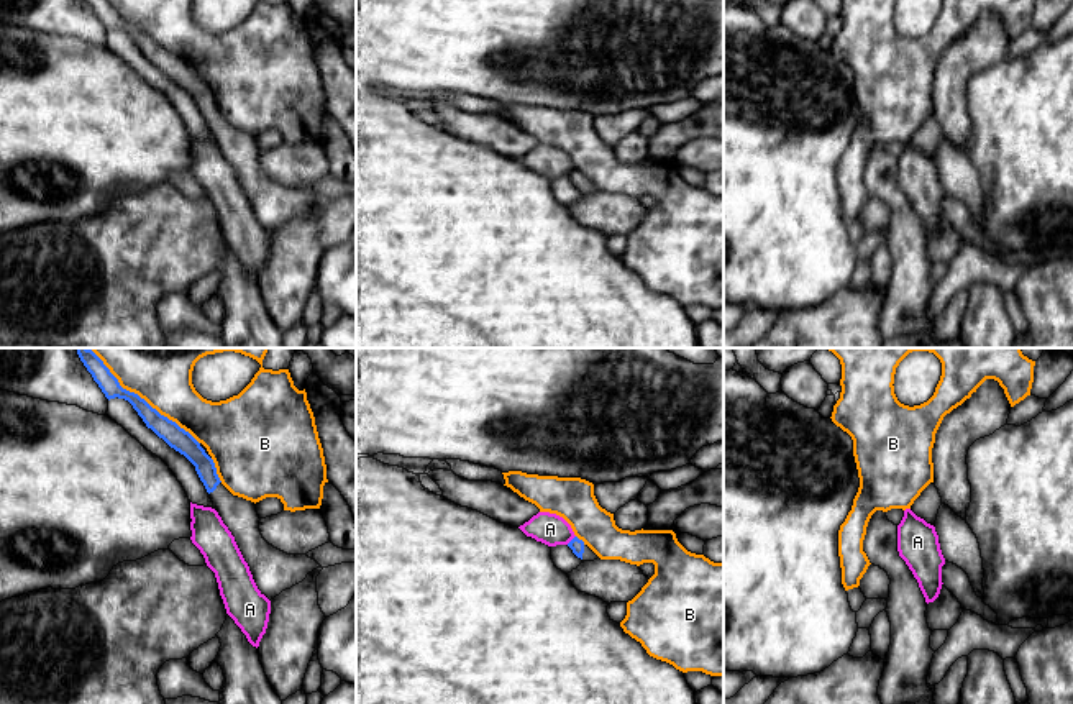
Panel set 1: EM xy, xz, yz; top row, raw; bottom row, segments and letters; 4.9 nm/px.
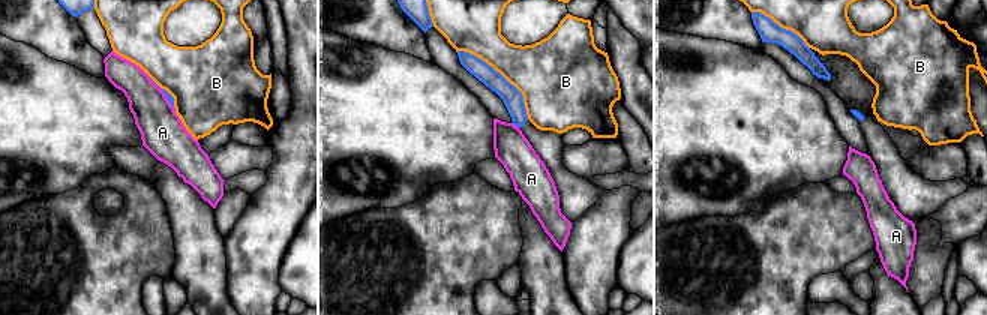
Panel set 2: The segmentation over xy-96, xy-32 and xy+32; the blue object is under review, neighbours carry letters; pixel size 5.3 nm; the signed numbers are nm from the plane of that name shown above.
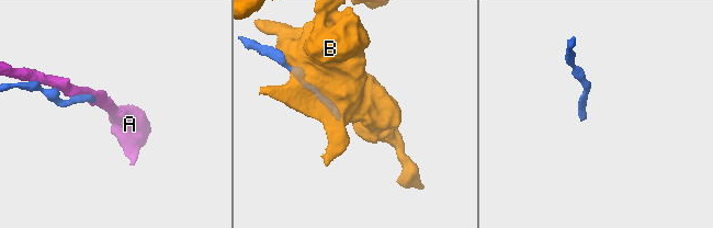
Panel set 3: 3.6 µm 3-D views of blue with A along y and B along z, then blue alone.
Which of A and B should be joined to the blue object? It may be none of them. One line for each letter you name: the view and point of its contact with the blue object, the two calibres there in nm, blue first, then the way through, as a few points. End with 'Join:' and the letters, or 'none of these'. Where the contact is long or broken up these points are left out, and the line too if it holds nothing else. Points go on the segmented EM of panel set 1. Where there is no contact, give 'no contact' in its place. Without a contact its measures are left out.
Join: none of these

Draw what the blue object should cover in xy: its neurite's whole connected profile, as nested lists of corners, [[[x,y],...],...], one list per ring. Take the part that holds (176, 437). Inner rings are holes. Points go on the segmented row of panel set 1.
[[[77,348],[77,354],[108,400],[115,397],[128,400],[148,428],[195,466],[210,494],[213,509],[235,537],[261,594],[271,601],[282,591],[302,583],[313,569],[322,568],[307,555],[287,555],[269,545],[259,530],[261,519],[256,504],[233,496],[221,484],[213,459],[189,432],[161,415],[138,394],[123,389],[92,350]]]

